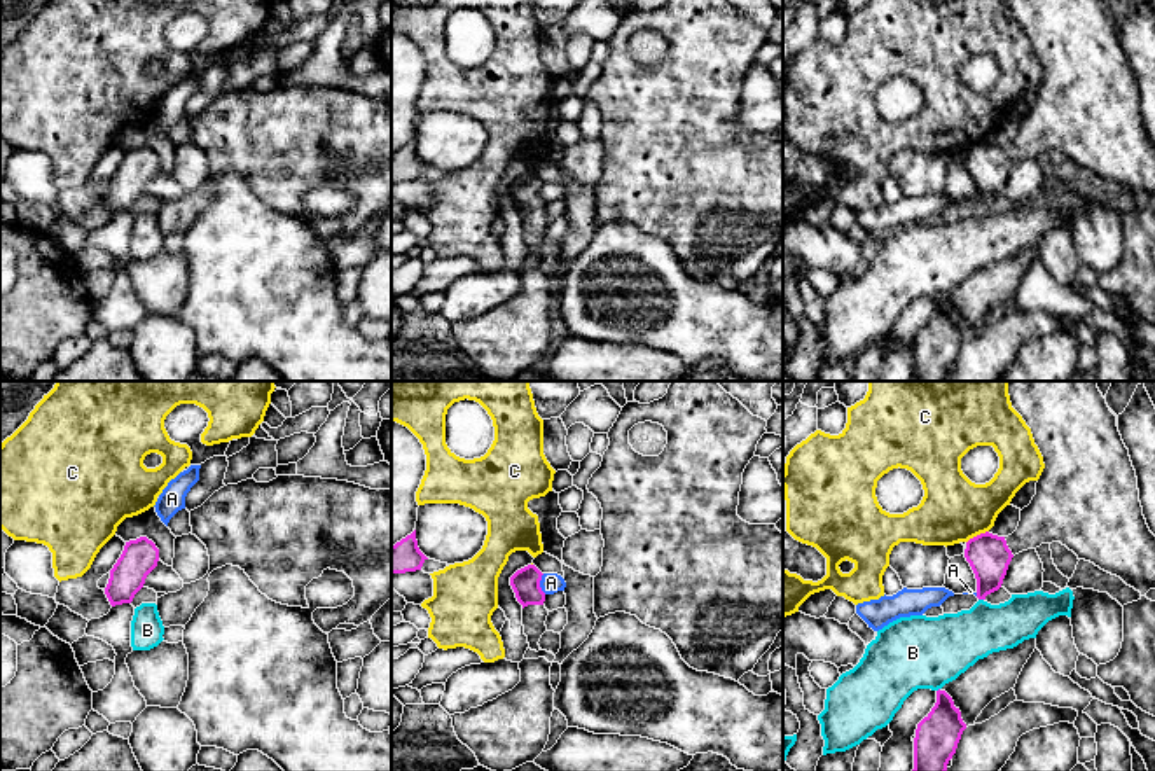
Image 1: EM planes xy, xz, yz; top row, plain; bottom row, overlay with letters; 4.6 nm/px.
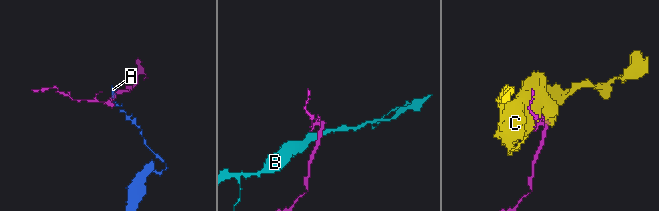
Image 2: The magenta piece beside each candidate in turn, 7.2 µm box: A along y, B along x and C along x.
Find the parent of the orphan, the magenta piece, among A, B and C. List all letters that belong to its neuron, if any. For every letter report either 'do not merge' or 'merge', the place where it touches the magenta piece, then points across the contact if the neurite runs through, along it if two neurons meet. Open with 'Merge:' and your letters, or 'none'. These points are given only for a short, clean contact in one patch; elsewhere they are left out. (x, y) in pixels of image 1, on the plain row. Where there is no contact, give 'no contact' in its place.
Merge: none
A: do not merge; contact xz (539, 193); border xz (542, 182), (540, 194), (546, 201)
B: do not merge; contact yz (981, 207); border yz (979, 207), (982, 208)
C: do not merge; contact yz (977, 144)

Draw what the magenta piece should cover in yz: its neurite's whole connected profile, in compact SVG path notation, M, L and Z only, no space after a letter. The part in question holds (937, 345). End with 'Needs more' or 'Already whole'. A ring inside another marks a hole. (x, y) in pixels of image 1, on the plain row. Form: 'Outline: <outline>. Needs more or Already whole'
Outline: M937 299L937 311L917 332L914 346L914 381L945 381L956 362L966 332L945 299Z. Already whole

